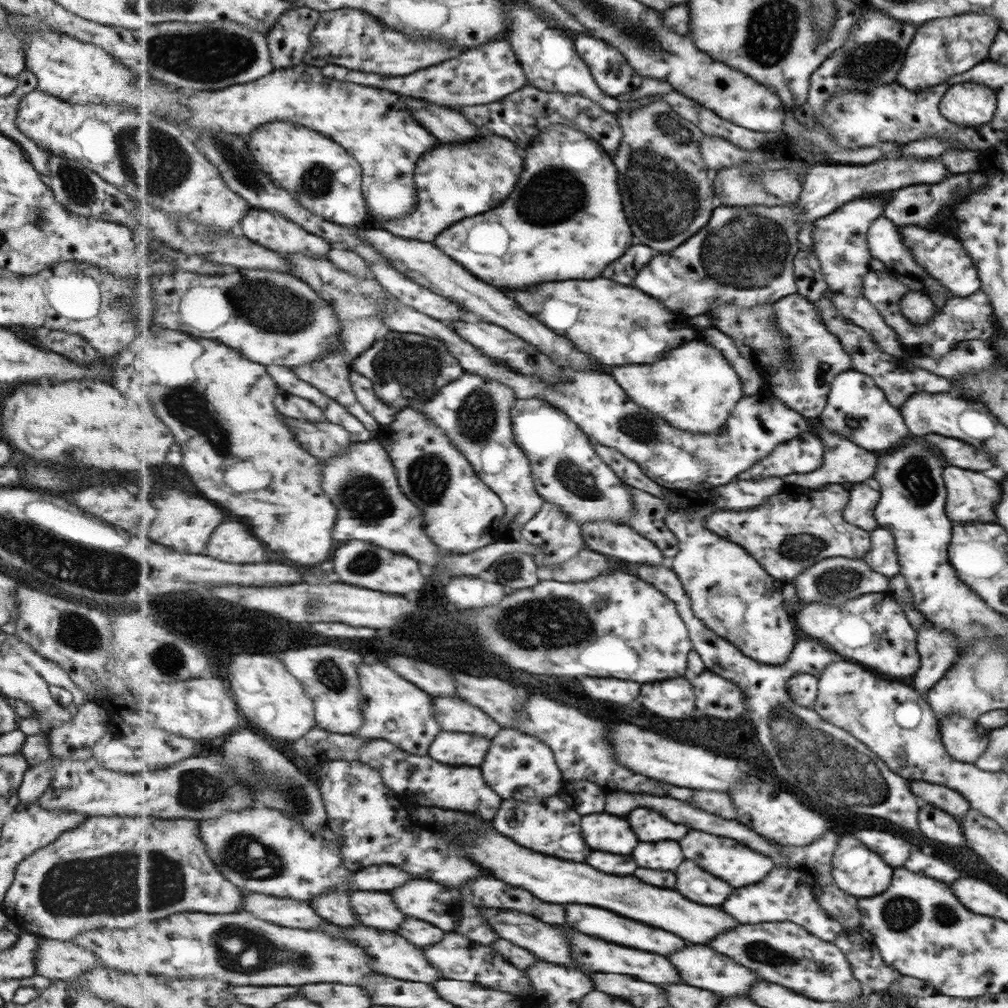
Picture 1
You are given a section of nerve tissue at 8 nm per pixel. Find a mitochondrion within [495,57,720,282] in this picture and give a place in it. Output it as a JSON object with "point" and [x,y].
{"point":[662,223]}

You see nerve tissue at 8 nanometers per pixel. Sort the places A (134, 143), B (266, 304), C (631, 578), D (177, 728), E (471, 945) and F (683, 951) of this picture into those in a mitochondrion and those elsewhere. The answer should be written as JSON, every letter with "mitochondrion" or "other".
{"A":"mitochondrion","B":"mitochondrion","C":"other","D":"other","E":"other","F":"other"}

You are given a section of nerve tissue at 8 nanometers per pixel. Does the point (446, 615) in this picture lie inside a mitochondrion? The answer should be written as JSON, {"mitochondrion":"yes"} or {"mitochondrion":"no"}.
{"mitochondrion":"no"}

